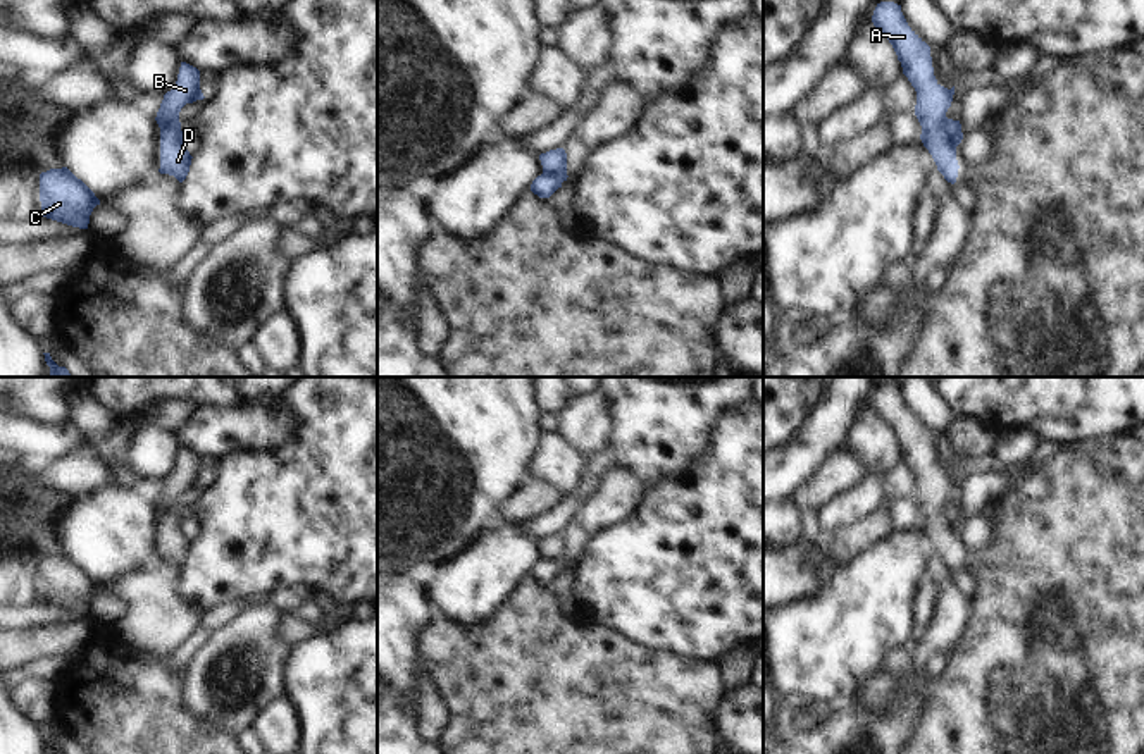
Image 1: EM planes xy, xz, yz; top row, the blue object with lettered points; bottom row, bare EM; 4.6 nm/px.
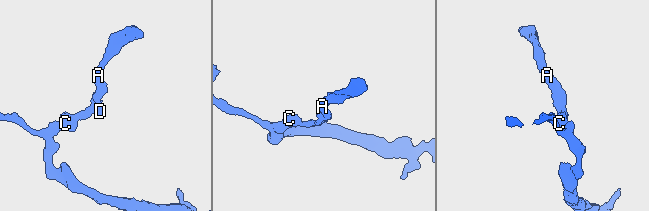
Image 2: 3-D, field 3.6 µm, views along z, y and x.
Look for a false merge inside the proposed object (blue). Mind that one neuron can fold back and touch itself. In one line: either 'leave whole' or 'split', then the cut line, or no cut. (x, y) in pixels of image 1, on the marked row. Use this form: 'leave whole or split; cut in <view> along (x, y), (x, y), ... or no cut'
split; cut in yz along (946, 117), (945, 129), (955, 147)

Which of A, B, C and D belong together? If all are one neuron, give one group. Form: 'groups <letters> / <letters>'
groups A B D / C

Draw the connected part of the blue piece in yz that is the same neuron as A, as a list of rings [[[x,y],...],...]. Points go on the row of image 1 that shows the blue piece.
[[[894,2],[877,3],[872,22],[892,45],[903,74],[917,91],[915,115],[922,126],[920,139],[923,146],[944,179],[954,184],[960,169],[956,146],[944,131],[953,93],[941,86],[934,76],[930,46],[908,26],[901,5]]]

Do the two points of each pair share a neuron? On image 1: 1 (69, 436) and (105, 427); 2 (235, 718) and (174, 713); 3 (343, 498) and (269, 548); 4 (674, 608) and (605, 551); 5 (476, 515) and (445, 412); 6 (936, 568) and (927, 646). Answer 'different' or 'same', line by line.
1: different
2: different
3: same
4: same
5: same
6: same

